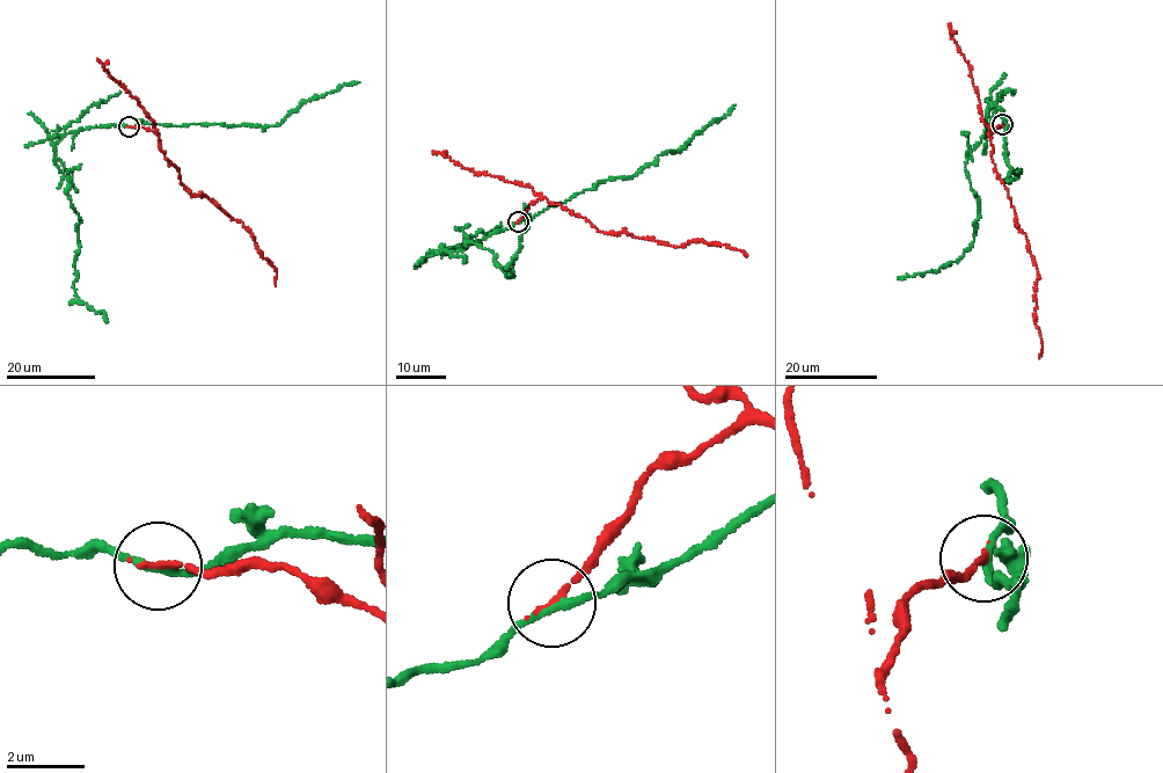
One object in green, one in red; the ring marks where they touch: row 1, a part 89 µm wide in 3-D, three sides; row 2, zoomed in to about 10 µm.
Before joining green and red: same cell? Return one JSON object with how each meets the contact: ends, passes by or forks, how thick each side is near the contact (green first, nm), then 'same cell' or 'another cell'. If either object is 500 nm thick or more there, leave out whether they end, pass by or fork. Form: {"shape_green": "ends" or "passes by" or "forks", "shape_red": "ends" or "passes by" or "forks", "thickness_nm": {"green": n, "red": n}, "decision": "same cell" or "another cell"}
{"shape_green": "passes by", "shape_red": "ends", "thickness_nm": {"green": 170, "red": 160}, "decision": "another cell"}

